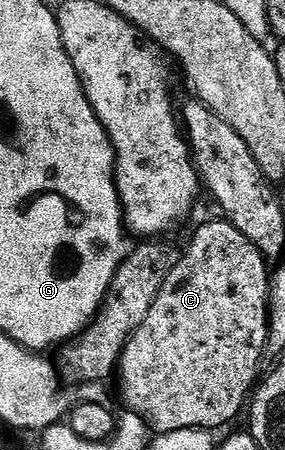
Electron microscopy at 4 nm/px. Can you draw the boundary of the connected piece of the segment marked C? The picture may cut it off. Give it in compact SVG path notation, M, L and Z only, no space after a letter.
M227 221L205 223L183 251L179 265L167 277L151 313L129 337L121 352L121 399L154 432L214 429L229 423L246 406L255 384L261 358L269 346L269 285L267 260Z

